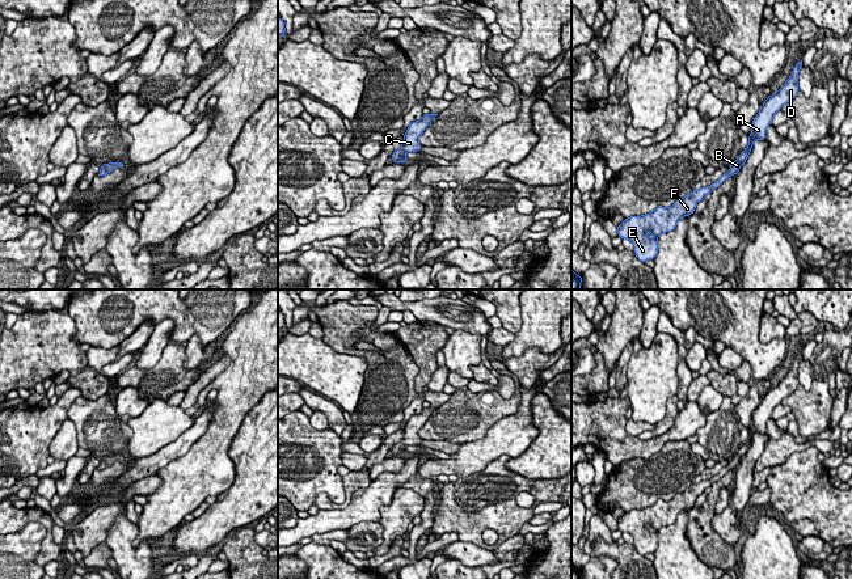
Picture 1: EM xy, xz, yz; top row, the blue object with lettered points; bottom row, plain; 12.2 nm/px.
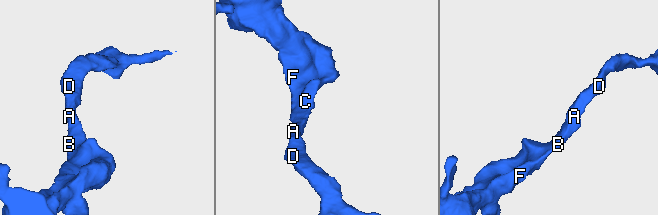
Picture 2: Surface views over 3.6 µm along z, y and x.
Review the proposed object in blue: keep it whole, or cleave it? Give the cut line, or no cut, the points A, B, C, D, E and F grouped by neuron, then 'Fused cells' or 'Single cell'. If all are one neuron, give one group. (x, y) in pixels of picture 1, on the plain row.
No split. Groups: A B C D E F. Single cell

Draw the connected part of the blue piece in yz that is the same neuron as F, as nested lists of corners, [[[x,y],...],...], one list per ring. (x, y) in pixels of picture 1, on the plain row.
[[[802,354],[798,355],[785,377],[775,386],[765,392],[756,410],[752,413],[752,426],[748,428],[747,441],[739,447],[737,453],[729,461],[729,465],[722,468],[718,474],[710,479],[692,483],[683,493],[676,494],[671,500],[665,502],[658,499],[654,504],[642,510],[630,510],[617,519],[619,531],[628,532],[633,536],[634,548],[641,555],[654,553],[658,546],[658,531],[662,527],[674,524],[678,515],[695,506],[695,502],[707,487],[712,487],[725,473],[735,469],[741,460],[746,456],[752,443],[752,436],[756,432],[765,434],[767,420],[772,418],[773,409],[781,401],[790,396],[798,386],[798,365],[804,360]]]

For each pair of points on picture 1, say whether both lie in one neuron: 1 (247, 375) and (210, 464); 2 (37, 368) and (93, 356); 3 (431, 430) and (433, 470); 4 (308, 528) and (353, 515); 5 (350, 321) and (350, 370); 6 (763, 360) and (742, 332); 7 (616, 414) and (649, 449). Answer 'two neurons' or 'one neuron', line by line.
1: one neuron
2: two neurons
3: two neurons
4: one neuron
5: two neurons
6: one neuron
7: one neuron

